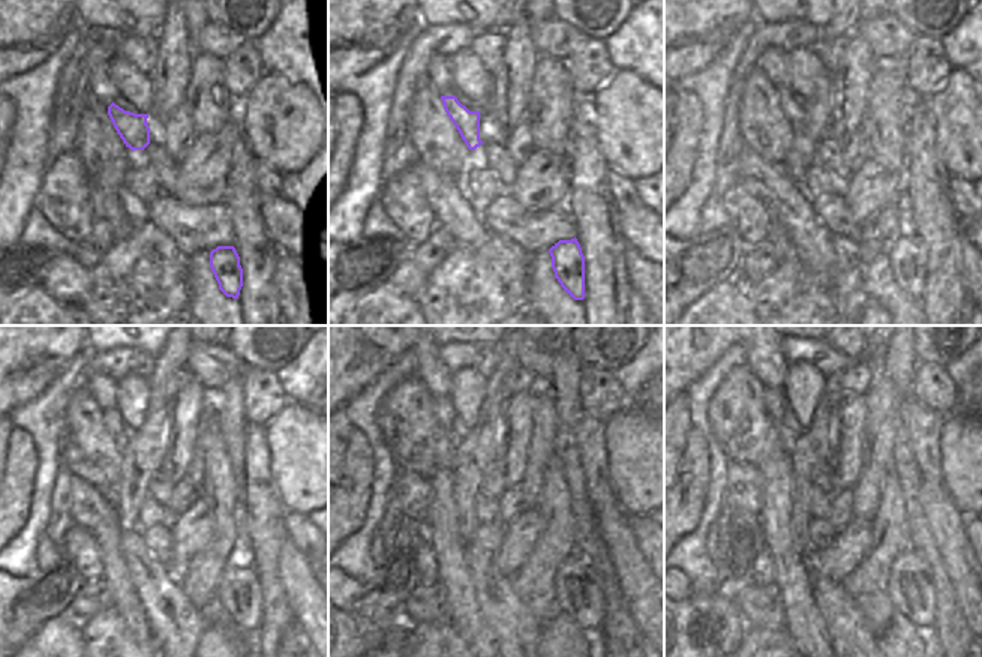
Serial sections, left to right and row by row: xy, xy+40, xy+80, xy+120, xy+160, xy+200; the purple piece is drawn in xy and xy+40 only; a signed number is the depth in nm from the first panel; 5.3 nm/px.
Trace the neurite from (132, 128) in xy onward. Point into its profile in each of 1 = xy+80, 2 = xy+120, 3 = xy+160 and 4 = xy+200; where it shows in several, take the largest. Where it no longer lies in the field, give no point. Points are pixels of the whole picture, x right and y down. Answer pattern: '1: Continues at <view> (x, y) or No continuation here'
1: Continues at xy+80 (793, 111)
2: Continues at xy+120 (119, 438)
3: Continues at xy+160 (455, 440)
4: Continues at xy+200 (787, 437).

